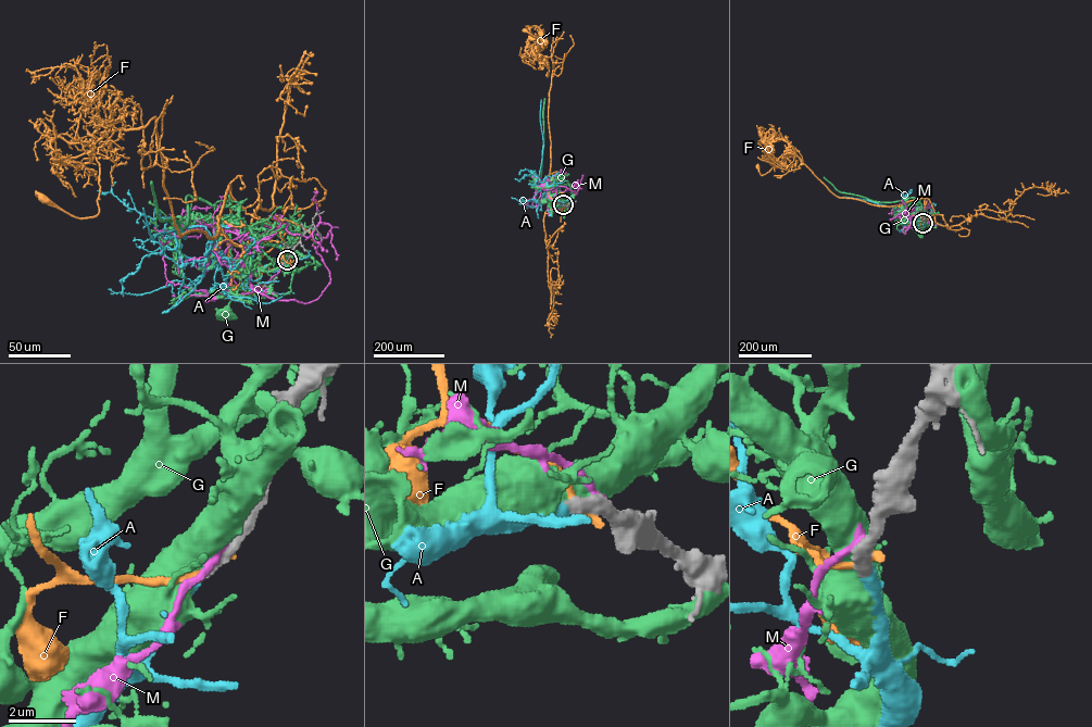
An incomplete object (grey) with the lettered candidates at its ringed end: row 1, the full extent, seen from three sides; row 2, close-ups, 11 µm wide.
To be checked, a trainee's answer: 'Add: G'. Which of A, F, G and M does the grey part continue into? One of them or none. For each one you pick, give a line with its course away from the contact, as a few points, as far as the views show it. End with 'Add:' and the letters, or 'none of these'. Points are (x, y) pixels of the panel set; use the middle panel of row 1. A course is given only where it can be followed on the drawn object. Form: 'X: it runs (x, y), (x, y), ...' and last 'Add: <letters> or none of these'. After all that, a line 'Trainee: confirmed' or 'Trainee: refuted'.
A: it runs (563, 204), (550, 205), (546, 180), (539, 178), (543, 145), (541, 100)
Add: A
Trainee: refuted

